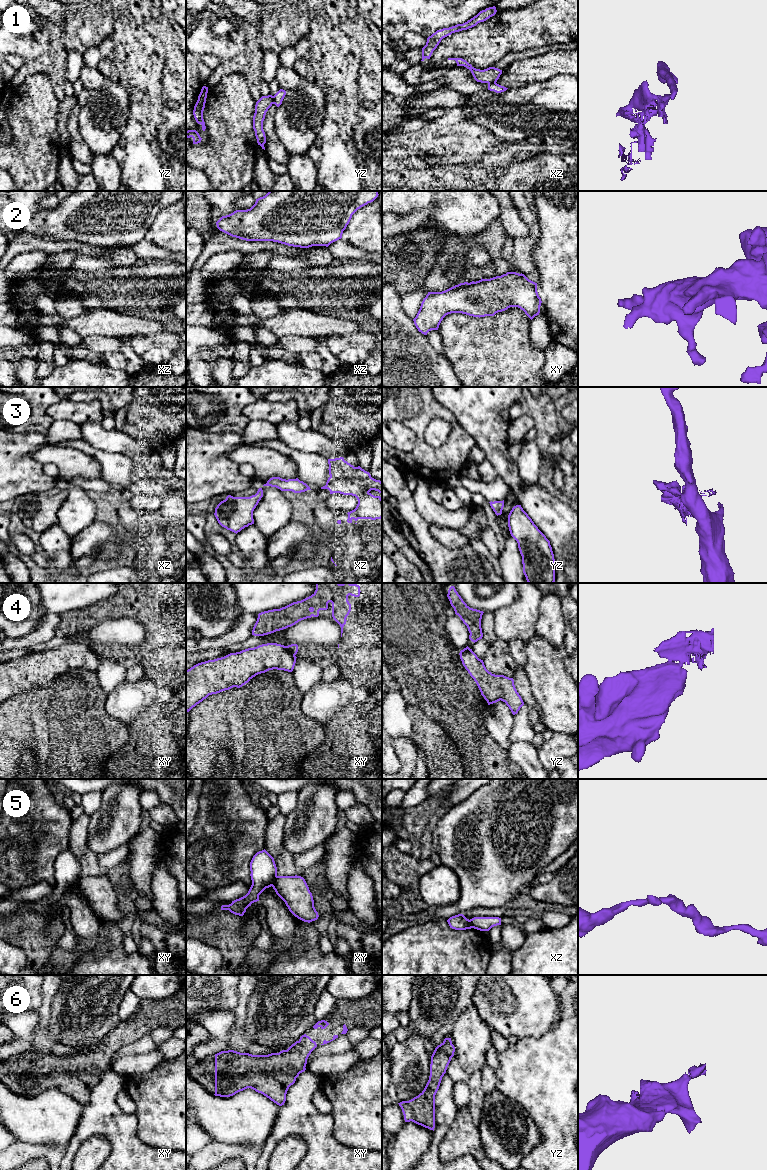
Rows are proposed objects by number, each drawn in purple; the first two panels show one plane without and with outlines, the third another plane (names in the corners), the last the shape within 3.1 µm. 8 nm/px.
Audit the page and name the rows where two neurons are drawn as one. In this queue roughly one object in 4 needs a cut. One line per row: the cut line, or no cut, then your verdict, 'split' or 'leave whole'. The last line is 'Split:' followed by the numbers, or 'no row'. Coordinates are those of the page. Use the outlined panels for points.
1: cut in yz along (272, 96), (274, 103); split
2: no cut; leave whole
3: no cut; leave whole
4: cut in xy along (285, 646), (294, 655); split
5: cut in xy along (277, 876), (271, 885); split
6: no cut; leave whole
Split: 1, 4, 5

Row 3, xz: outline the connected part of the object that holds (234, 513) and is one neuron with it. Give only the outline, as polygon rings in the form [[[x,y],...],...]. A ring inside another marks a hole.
[[[262,488],[250,497],[228,495],[217,505],[214,515],[222,527],[237,534],[245,527],[254,524],[253,511],[262,497]]]

